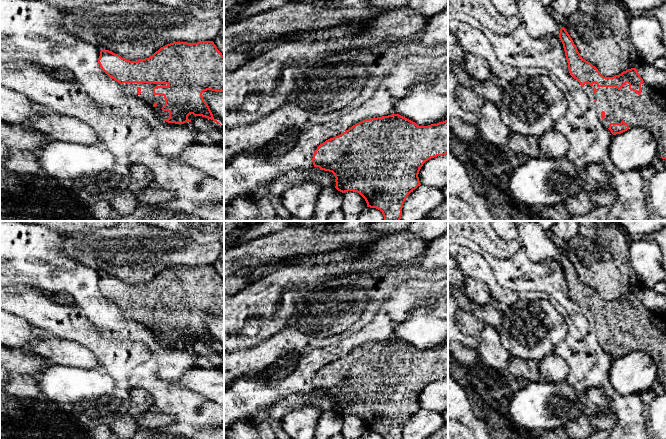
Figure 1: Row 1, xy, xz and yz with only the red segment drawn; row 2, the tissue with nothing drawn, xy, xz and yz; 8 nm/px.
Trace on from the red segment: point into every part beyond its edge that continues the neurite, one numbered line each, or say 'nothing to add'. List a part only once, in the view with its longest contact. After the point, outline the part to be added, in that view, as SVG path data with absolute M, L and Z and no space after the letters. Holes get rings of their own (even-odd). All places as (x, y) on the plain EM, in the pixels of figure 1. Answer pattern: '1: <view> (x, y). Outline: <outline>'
1: xy (146, 319). Outline: M123 307L121 308L124 312L126 319L133 320L146 326L148 329L157 335L159 341L162 343L169 342L169 336L163 335L161 332L165 329L164 320L154 319L153 312L156 310L168 310L168 308L153 308L153 307Z

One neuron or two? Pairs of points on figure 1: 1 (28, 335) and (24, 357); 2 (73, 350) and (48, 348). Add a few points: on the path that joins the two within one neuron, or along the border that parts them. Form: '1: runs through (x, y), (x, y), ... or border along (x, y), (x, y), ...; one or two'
1: border along (10, 346), (26, 347); two
2: runs through (67, 350), (54, 350); one

